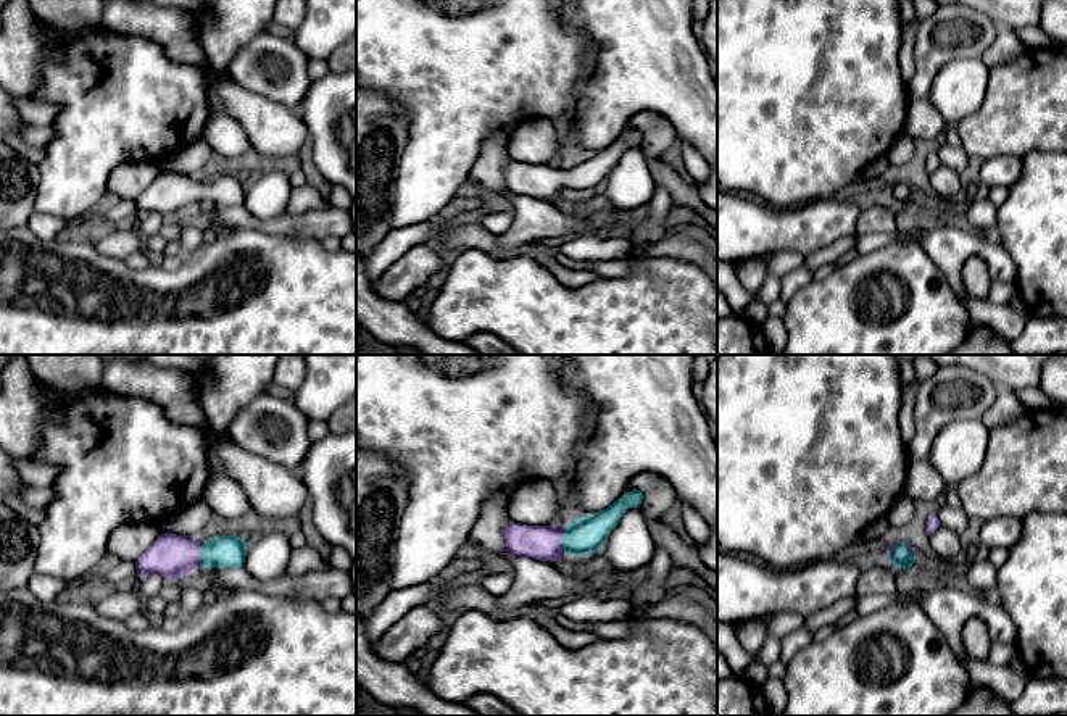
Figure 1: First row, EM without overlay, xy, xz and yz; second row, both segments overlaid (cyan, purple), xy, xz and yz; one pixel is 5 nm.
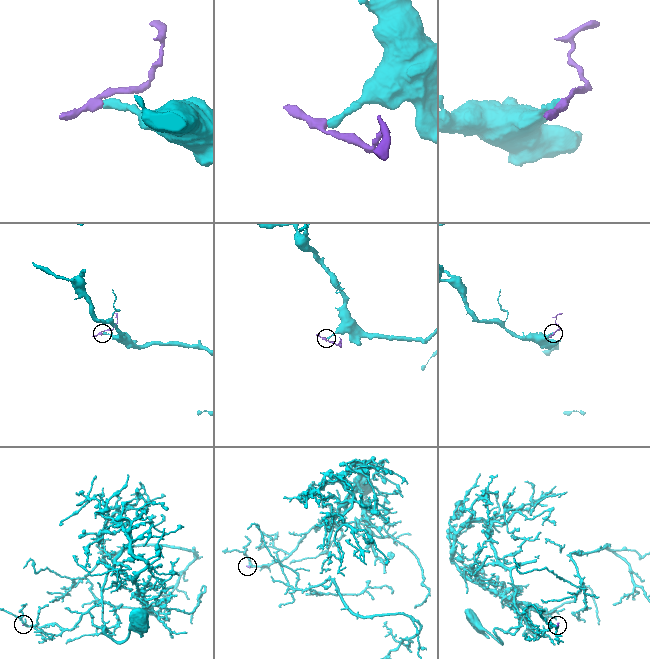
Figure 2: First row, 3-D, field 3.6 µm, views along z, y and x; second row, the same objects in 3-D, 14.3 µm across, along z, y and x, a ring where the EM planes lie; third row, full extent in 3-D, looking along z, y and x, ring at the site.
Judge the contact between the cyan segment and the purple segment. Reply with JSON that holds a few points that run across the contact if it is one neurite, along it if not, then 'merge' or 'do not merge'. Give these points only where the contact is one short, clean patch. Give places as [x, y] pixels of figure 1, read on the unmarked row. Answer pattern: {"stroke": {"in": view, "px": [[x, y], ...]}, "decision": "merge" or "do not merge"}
{"stroke": {"in": "xy", "px": [[226, 189], [200, 194], [171, 194]]}, "decision": "merge"}

